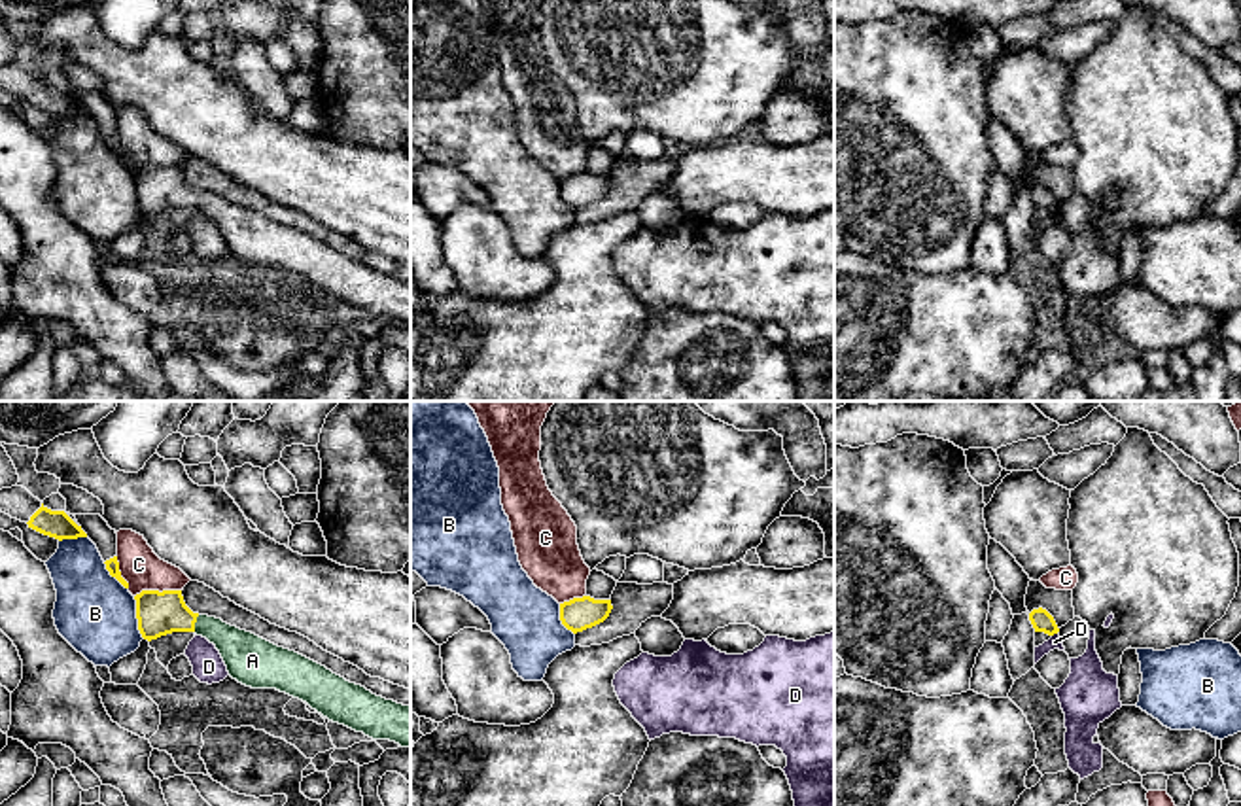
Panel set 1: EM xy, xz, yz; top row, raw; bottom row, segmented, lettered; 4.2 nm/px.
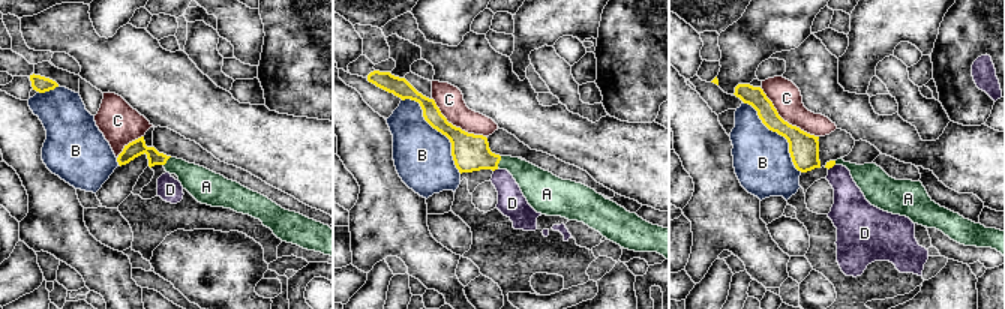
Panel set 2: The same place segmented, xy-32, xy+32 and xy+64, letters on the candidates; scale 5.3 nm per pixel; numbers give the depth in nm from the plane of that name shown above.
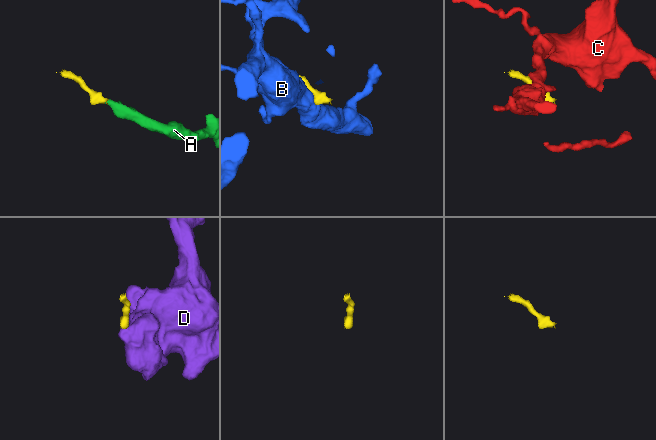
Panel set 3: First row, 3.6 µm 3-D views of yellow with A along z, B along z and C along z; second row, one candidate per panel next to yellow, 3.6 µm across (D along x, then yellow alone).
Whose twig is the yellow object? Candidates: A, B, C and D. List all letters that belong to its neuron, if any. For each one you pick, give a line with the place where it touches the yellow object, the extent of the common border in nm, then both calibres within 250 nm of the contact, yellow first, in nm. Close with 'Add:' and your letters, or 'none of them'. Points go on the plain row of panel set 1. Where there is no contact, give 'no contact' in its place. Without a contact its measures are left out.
A: meets yellow in xy at (195, 197); contact 80 nm long; 190 nm thick on the yellow side, 190 nm on the other
Add: A

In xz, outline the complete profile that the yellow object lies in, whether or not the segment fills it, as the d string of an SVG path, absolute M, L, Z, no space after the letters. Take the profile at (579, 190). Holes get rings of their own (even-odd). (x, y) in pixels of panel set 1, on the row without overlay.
M573 174L560 180L560 197L568 206L577 210L603 199L611 185L611 176Z

